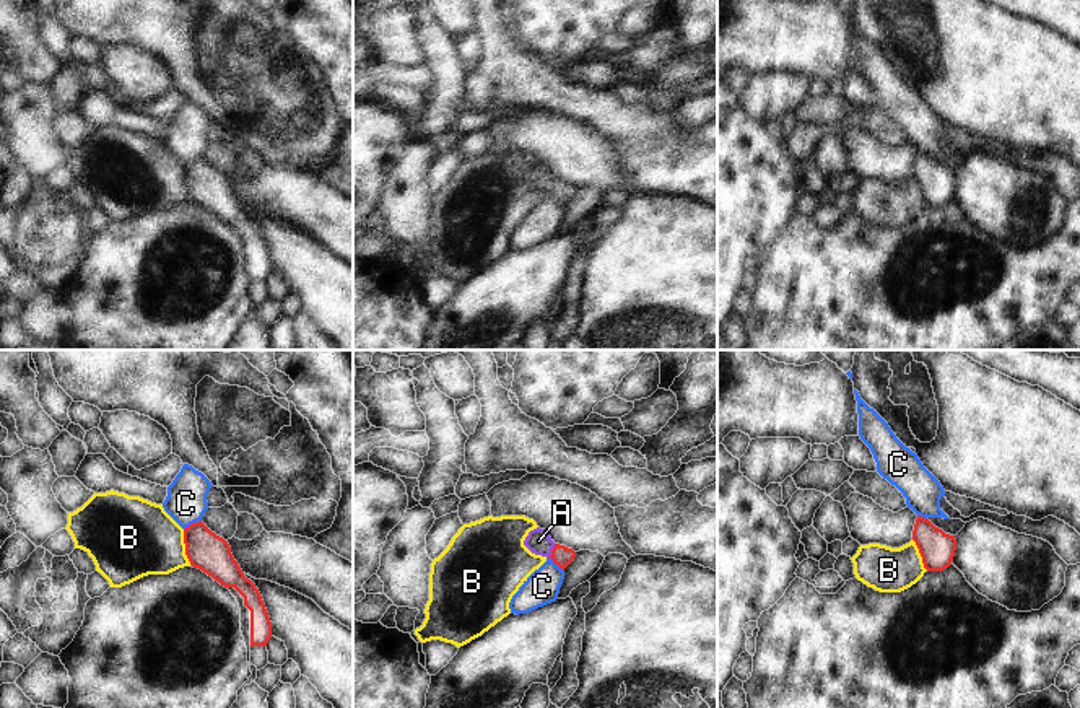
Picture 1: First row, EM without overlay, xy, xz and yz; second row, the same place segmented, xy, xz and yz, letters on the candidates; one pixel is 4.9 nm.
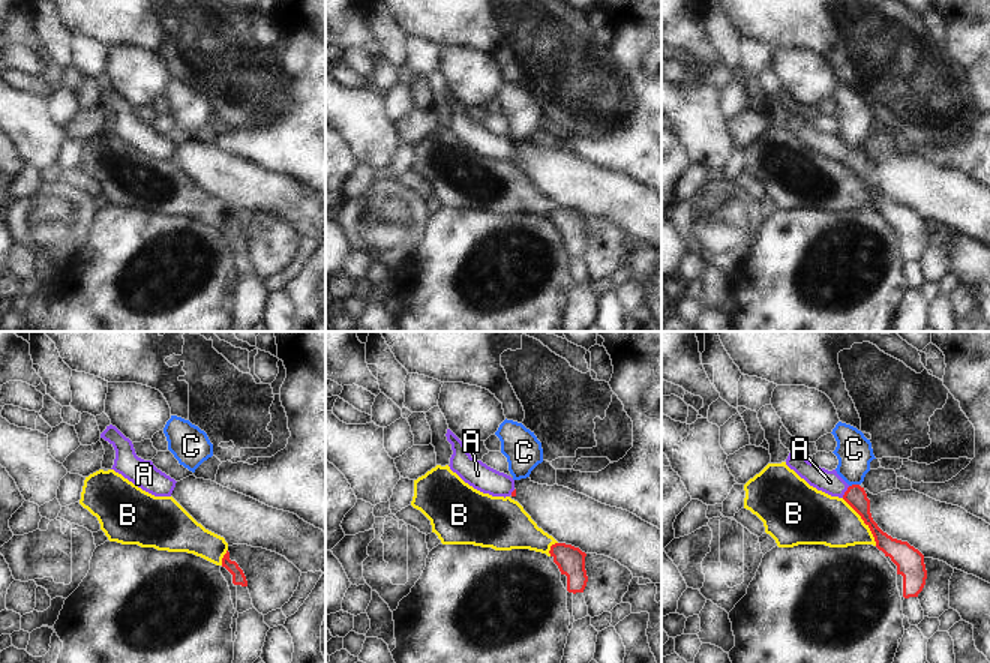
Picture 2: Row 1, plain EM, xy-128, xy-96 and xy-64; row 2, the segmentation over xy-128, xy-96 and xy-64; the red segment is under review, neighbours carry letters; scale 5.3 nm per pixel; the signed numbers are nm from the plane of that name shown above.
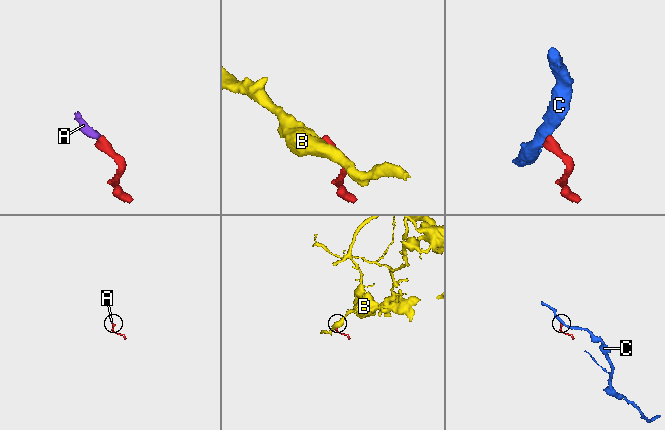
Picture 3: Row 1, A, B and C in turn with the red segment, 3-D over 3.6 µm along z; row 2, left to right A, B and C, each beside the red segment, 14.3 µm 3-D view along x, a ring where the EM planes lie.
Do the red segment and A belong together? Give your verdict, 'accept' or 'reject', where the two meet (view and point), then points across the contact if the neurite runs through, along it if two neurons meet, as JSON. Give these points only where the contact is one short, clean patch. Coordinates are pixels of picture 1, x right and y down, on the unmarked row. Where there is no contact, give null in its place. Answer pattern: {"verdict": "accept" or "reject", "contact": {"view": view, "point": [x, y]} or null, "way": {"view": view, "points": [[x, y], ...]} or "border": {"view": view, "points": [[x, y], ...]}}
{"verdict": "accept", "contact": {"view": "xz", "point": [552, 186]}, "way": {"view": "xz", "points": [[561, 191], [552, 186], [539, 176]]}}

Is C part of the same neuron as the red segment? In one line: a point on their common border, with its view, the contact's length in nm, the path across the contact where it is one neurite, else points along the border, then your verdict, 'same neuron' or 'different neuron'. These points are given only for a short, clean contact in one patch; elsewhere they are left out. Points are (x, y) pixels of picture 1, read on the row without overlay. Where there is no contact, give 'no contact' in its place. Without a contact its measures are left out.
contact xy (194, 158); length 100 nm; border xy (200, 155), (184, 165); different neuron

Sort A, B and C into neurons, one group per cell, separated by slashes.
A / B / C

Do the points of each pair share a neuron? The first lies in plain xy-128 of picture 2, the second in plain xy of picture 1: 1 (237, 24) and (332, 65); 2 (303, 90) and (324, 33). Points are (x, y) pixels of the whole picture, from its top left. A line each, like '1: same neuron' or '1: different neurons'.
1: different neurons
2: same neuron

